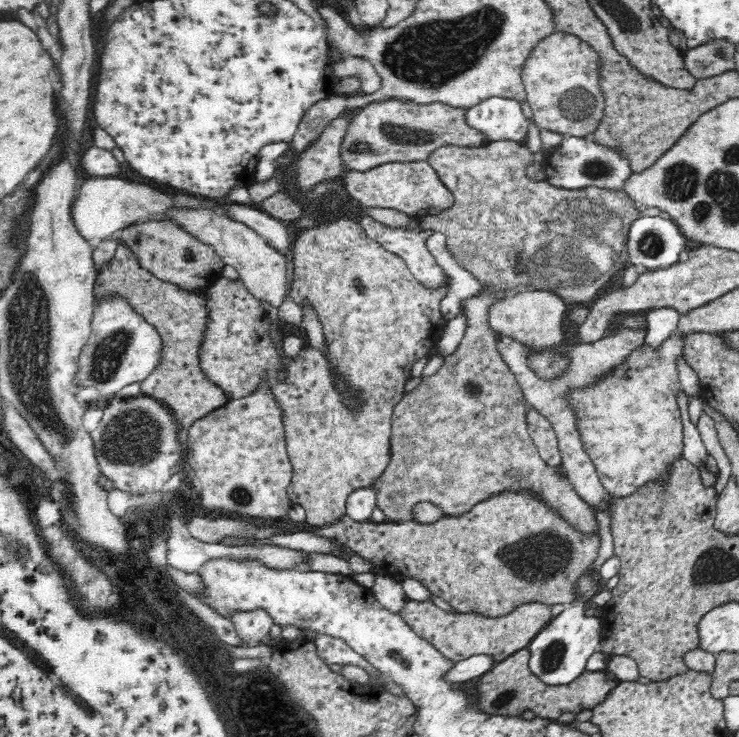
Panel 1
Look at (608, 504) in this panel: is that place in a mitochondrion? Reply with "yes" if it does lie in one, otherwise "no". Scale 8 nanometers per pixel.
no

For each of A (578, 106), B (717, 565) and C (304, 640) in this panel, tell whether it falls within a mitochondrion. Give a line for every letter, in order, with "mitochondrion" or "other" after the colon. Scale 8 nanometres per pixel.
A: mitochondrion
B: mitochondrion
C: other

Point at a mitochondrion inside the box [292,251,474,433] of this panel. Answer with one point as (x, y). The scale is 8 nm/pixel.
(356, 285)

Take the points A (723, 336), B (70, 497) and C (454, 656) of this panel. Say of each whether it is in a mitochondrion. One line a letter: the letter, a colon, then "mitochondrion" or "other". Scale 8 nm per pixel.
A: other
B: mitochondrion
C: other

